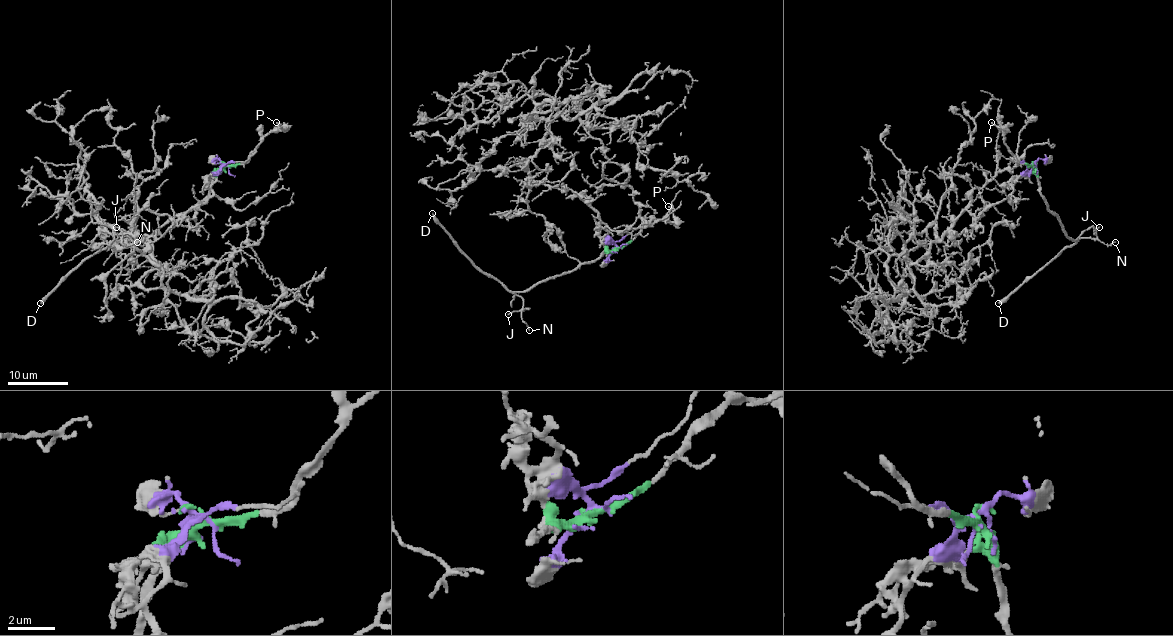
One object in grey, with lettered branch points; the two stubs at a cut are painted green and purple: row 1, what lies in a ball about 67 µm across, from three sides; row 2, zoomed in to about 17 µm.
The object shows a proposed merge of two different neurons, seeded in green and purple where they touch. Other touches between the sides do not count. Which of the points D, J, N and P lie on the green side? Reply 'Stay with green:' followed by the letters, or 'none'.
Stay with green: D, J, N, P

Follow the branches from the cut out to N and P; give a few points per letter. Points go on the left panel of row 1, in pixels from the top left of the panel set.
N: (224, 163), (210, 192), (195, 207), (173, 216), (139, 240), (126, 238), (130, 238), (129, 243), (136, 241)
P: (224, 163), (243, 164), (260, 140), (281, 128), (277, 122)

